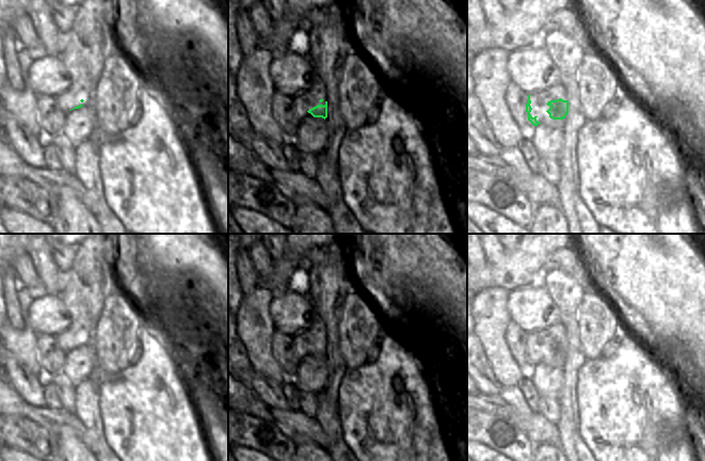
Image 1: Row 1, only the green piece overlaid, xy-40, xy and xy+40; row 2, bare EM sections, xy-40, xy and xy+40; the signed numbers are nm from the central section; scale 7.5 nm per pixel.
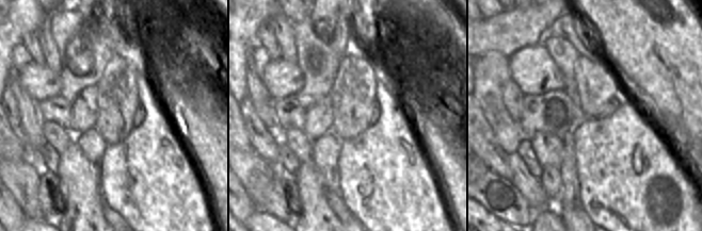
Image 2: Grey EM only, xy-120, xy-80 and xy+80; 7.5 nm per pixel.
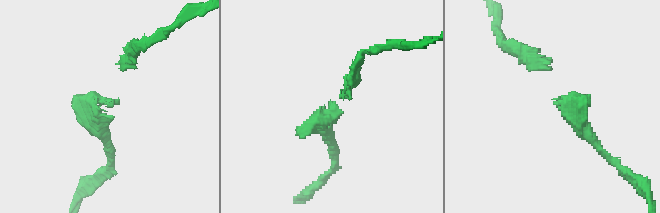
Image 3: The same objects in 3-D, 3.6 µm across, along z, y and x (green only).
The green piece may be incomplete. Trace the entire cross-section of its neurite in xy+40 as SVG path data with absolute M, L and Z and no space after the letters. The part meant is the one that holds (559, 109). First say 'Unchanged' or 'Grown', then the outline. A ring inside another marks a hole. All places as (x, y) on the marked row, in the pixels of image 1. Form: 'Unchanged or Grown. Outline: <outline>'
Unchanged. Outline: M559 98L548 101L546 105L550 107L546 112L552 120L563 120L568 113L568 100Z

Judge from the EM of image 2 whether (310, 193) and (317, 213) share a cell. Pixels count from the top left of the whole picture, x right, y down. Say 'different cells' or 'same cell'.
same cell

